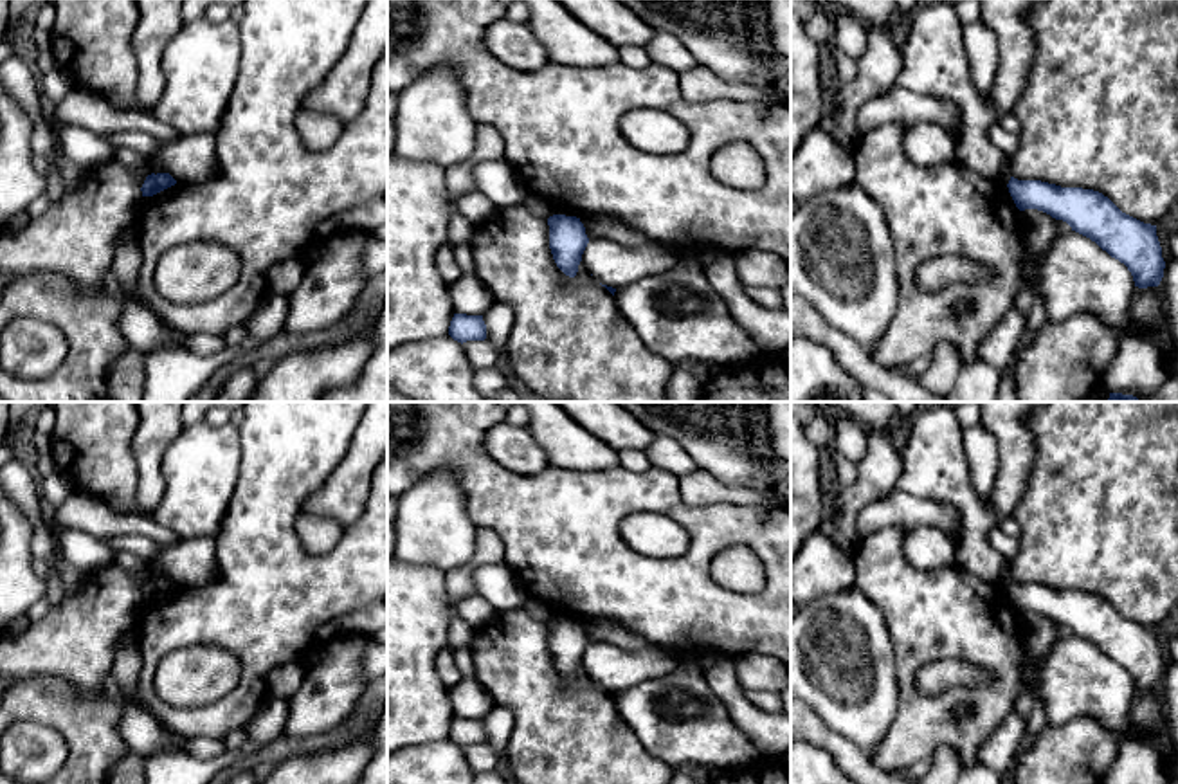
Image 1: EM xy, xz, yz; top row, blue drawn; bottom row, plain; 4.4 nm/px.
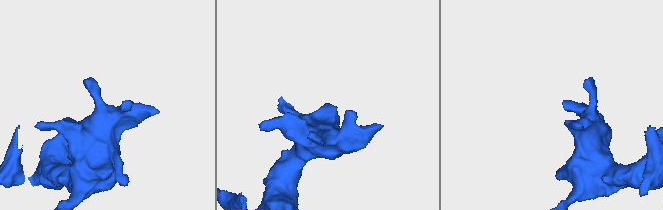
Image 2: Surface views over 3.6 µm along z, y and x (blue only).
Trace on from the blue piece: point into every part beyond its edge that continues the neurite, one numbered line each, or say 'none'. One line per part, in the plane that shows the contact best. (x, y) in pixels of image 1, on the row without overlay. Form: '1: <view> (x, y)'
none

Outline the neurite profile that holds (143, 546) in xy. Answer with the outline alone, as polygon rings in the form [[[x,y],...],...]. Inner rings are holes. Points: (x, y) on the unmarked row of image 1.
[[[140,533],[110,537],[104,539],[104,542],[112,548],[113,555],[119,552],[128,552],[140,559],[151,559],[160,548],[164,548],[160,542]]]

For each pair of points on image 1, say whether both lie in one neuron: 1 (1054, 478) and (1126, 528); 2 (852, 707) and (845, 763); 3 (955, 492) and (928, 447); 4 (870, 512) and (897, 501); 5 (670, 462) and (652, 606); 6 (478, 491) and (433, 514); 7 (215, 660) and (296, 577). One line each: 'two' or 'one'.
1: one
2: two
3: one
4: one
5: two
6: two
7: two

